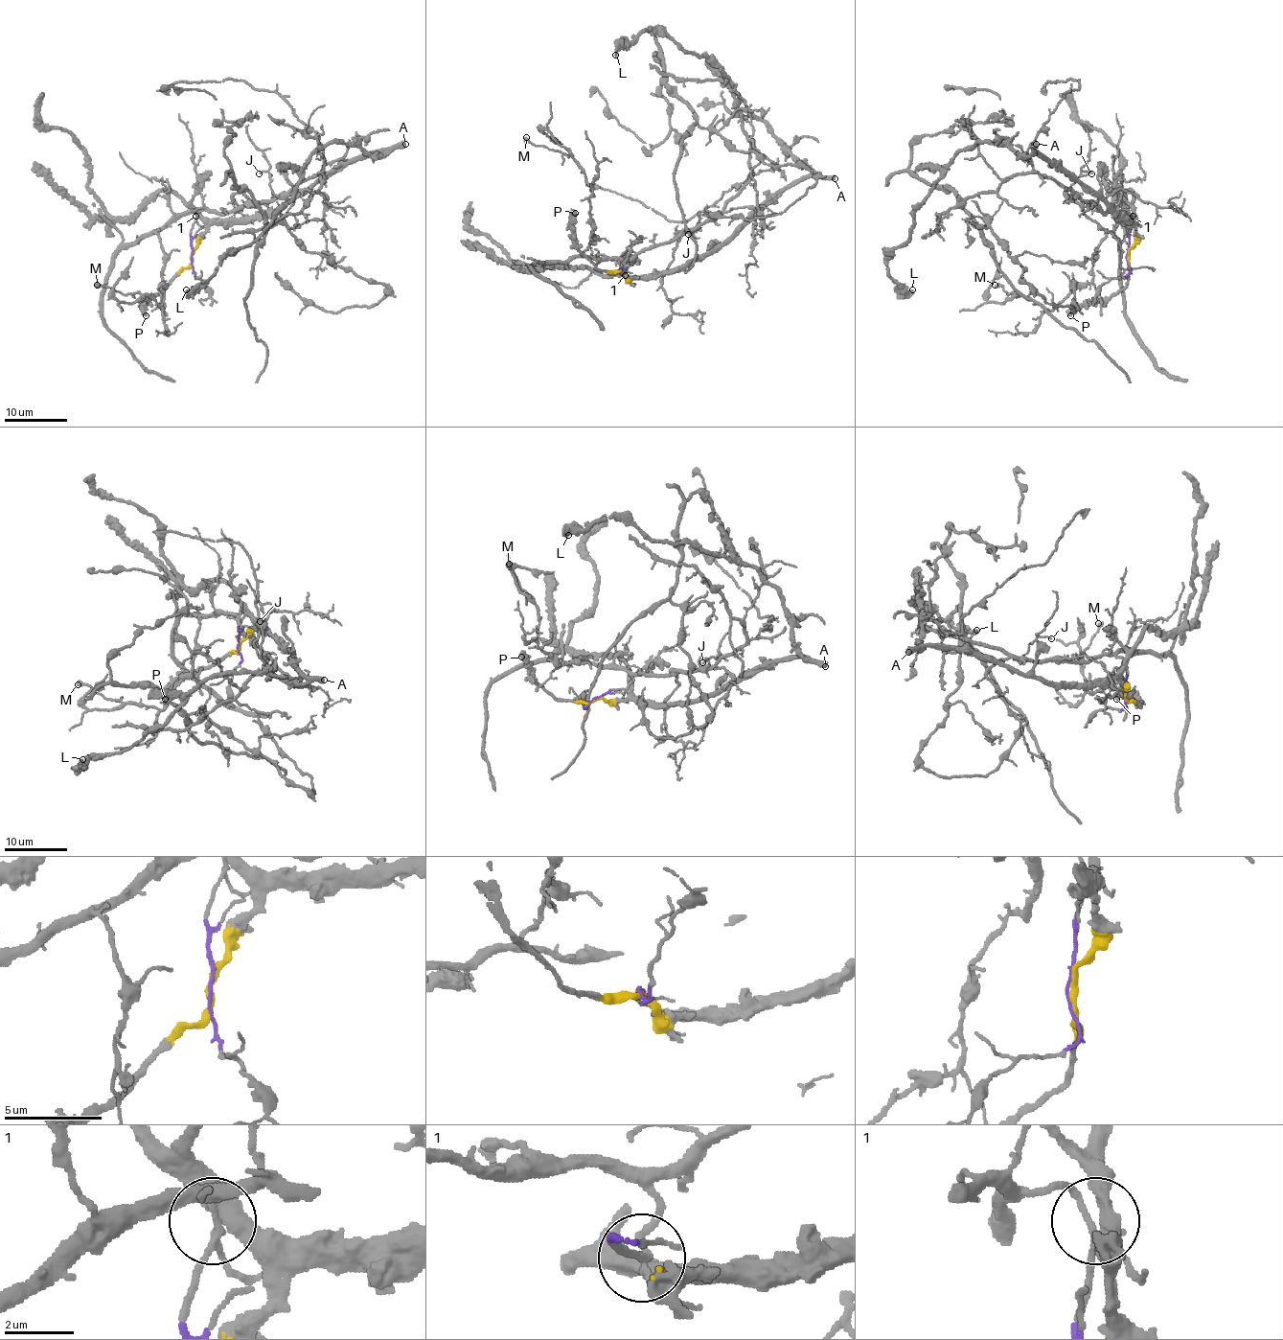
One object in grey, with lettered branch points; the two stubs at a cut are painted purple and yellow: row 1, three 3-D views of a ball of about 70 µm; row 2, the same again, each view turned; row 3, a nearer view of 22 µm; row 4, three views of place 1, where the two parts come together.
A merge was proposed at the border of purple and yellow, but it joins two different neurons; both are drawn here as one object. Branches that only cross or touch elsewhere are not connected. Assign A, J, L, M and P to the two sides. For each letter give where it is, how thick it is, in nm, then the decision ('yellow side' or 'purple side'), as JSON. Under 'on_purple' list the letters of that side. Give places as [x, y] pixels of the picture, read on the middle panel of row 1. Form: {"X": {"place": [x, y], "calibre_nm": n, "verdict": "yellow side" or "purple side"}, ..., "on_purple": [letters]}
{"A": {"place": [835, 178], "calibre_nm": 650, "verdict": "yellow side"}, "J": {"place": [688, 234], "calibre_nm": 120, "verdict": "purple side"}, "L": {"place": [615, 55], "calibre_nm": 320, "verdict": "yellow side"}, "M": {"place": [526, 137], "calibre_nm": 420, "verdict": "purple side"}, "P": {"place": [575, 213], "calibre_nm": 200, "verdict": "yellow side"}, "on_purple": ["J", "M"]}

